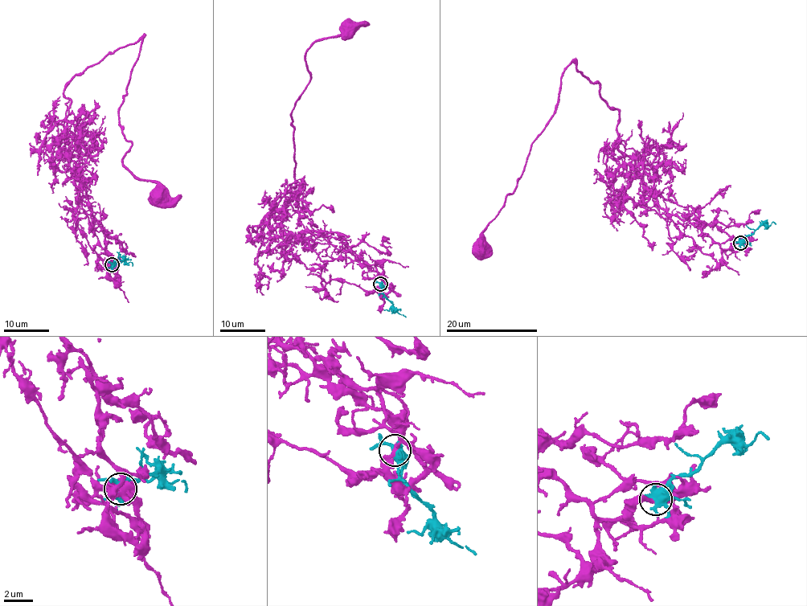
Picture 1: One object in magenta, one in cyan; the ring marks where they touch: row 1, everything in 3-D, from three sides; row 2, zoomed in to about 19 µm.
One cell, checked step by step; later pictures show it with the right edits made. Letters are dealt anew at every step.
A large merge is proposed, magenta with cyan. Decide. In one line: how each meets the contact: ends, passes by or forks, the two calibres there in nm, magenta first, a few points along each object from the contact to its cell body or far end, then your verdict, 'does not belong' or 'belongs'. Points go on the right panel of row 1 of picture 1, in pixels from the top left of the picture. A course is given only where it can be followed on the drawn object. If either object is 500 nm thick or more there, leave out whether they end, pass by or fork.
magenta passes by; cyan forks; calibres 280 and 440 nm; course magenta (740, 243), (722, 248), (659, 205), (641, 157), (619, 149), (617, 109), (572, 63), (482, 248); course cyan (740, 243), (761, 224), (776, 223); does not belong

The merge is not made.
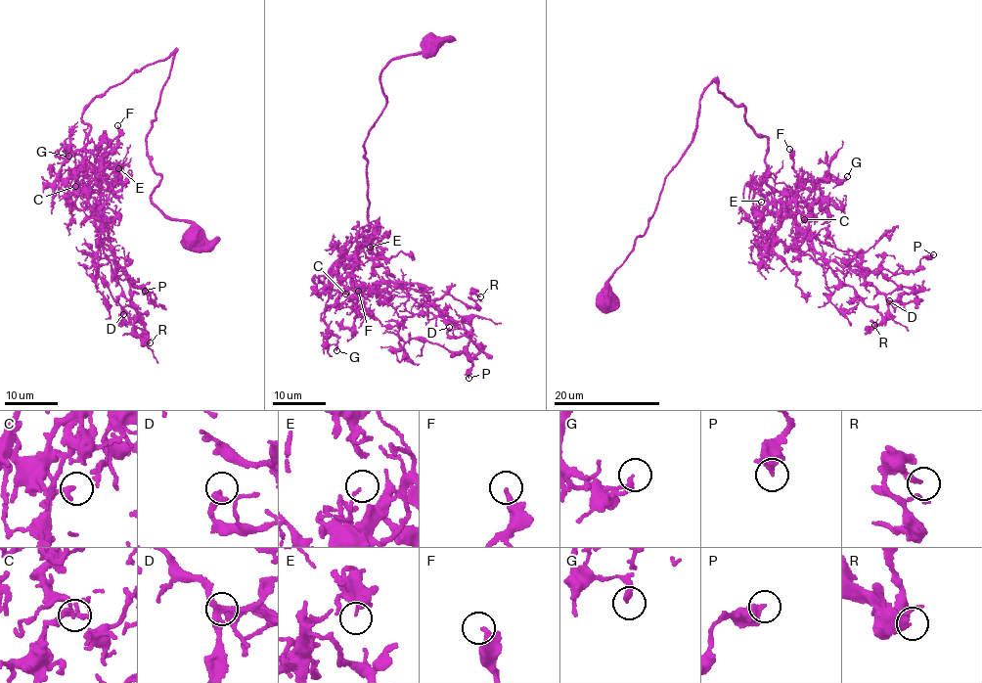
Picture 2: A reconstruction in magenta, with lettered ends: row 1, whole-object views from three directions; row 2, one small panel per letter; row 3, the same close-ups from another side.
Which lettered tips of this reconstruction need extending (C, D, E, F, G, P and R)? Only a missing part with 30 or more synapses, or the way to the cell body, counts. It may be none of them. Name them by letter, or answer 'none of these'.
none of these

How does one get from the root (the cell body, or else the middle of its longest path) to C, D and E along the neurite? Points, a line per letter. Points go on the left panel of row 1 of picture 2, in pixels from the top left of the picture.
C: (196, 240), (150, 195), (160, 176), (146, 138), (174, 51), (91, 100), (75, 186)
D: (196, 240), (150, 195), (174, 51), (91, 100), (73, 152), (101, 179), (123, 314)
E: (196, 240), (150, 195), (160, 176), (146, 138), (174, 51), (83, 113), (103, 179), (113, 183), (118, 168)

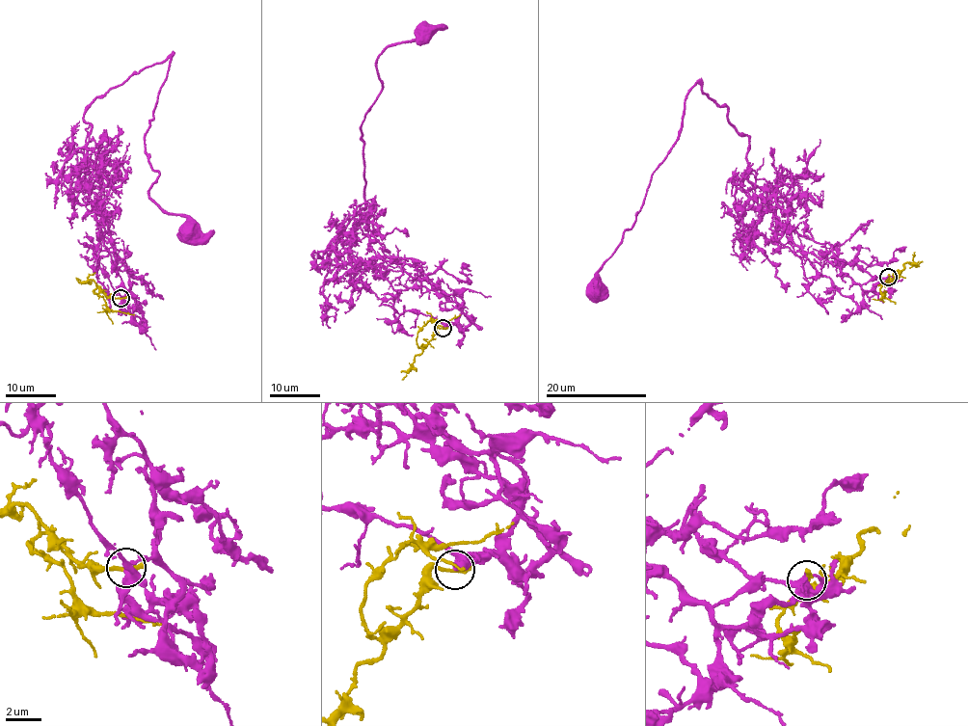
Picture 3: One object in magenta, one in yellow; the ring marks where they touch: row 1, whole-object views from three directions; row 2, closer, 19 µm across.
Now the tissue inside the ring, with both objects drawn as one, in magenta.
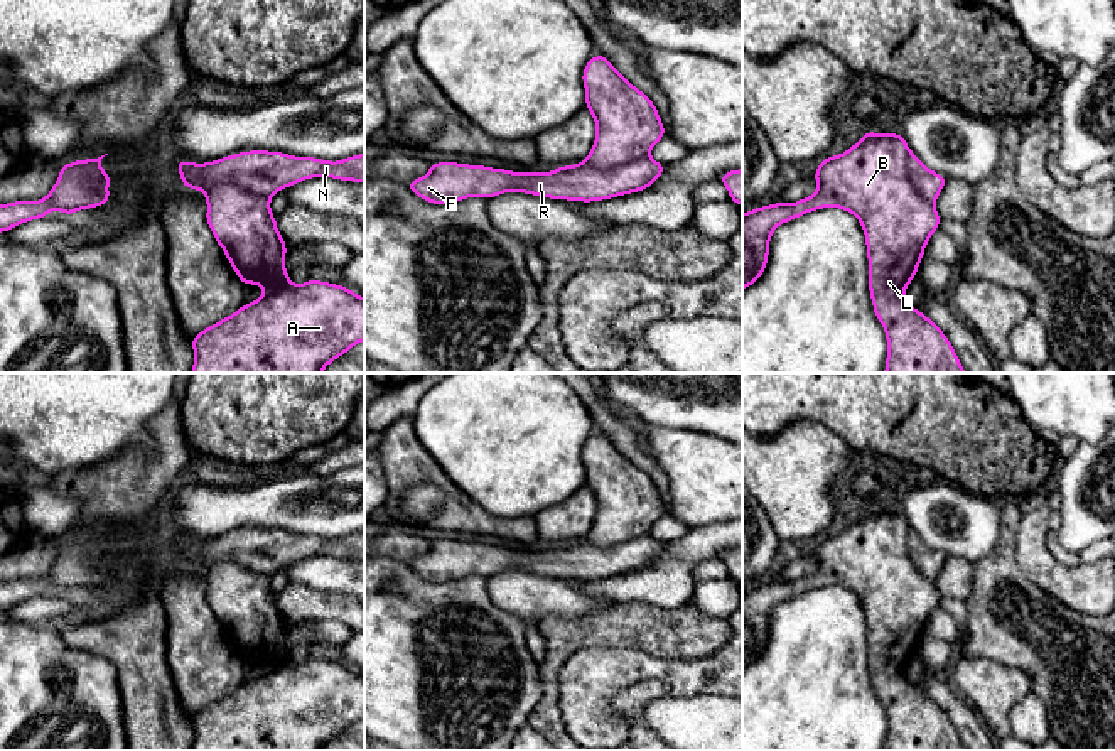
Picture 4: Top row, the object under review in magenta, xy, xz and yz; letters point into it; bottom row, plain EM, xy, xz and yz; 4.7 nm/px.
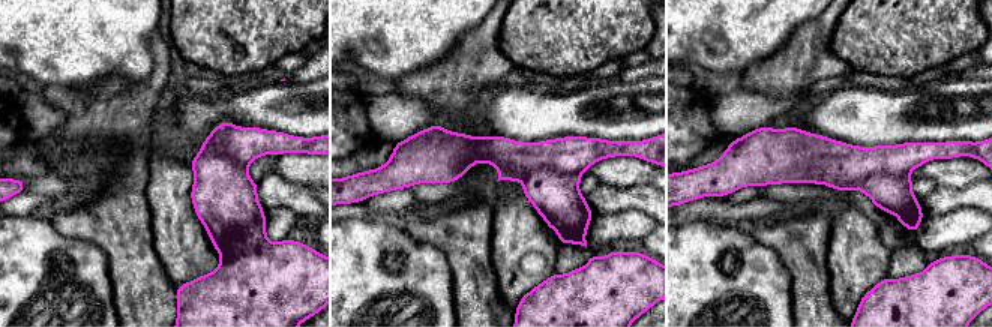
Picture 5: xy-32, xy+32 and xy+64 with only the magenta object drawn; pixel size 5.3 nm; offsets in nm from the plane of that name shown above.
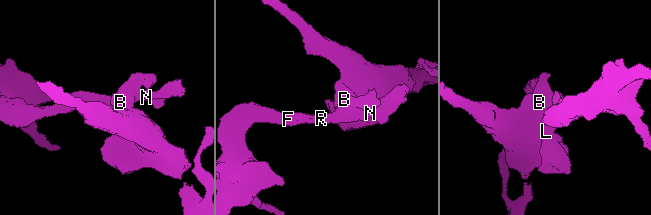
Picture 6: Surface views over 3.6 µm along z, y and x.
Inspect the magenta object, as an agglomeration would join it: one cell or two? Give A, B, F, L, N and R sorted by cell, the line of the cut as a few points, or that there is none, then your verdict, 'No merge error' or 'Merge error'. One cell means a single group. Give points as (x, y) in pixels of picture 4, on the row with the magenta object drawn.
Groups: A B L / F N R. Split along xy (206, 189), (221, 183), (235, 183), (270, 198). Merge error

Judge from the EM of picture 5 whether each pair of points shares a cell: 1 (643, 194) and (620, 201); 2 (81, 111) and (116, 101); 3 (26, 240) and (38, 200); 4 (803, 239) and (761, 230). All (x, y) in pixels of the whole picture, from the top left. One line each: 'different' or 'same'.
1: same
2: same
3: different
4: same

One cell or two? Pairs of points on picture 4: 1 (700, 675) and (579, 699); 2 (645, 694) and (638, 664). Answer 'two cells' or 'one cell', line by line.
1: one cell
2: two cells

